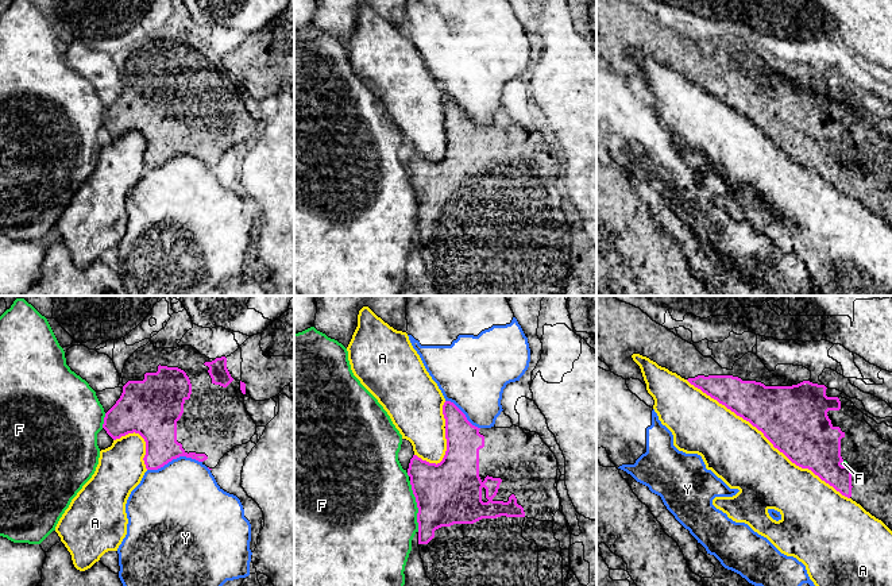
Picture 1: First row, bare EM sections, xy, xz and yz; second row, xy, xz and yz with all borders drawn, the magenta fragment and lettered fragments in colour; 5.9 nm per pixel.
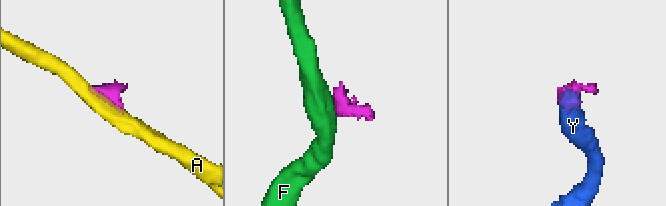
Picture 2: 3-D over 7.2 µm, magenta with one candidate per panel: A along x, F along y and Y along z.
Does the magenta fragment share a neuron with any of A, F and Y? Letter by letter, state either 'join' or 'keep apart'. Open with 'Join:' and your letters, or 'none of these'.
Join: none of these
A: keep apart
F: keep apart
Y: keep apart

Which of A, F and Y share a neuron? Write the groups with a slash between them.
A / F / Y

